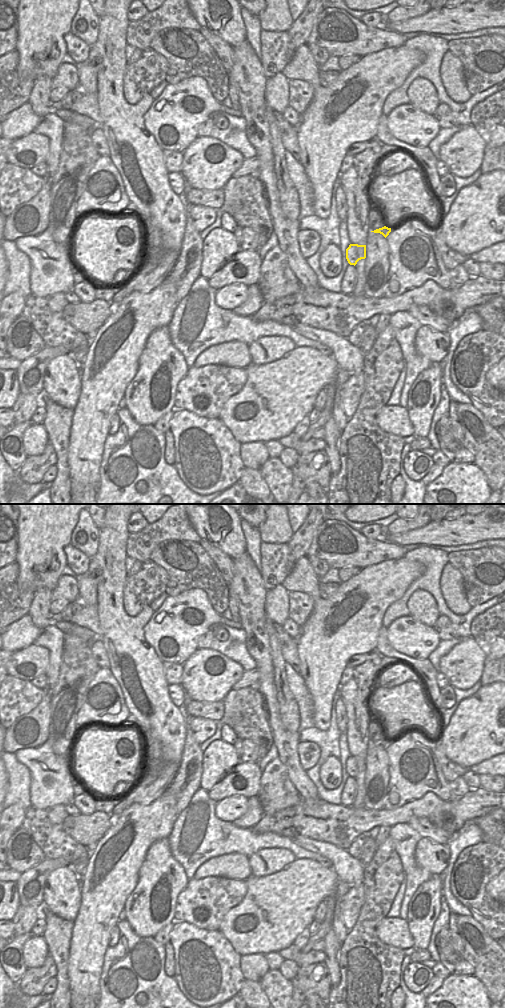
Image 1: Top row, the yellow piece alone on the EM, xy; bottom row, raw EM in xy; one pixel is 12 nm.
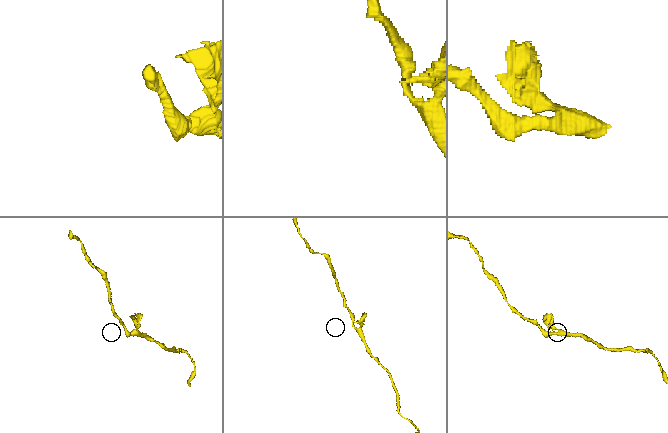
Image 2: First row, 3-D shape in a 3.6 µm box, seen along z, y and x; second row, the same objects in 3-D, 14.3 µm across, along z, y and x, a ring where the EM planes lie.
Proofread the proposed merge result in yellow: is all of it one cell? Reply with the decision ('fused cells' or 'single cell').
fused cells

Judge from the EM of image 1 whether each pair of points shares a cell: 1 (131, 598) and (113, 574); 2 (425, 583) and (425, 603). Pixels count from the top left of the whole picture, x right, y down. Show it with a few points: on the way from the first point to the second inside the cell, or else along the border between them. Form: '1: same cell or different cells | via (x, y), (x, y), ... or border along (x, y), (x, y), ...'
1: different cells | border along (127, 576), (124, 582), (124, 610)
2: different cells | border along (406, 602), (424, 589), (438, 610)

